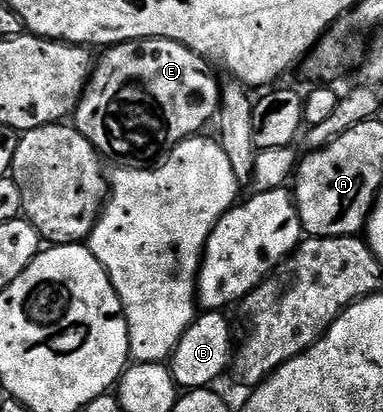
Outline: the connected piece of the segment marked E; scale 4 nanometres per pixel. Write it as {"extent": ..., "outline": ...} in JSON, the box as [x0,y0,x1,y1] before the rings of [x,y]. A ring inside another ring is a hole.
{"extent":[74,39,221,168],"outline":[[[132,39],[107,48],[101,55],[76,106],[74,126],[105,160],[113,159],[113,164],[121,167],[151,168],[179,143],[199,136],[200,130],[217,118],[221,84],[212,76],[209,60],[195,55],[186,45],[173,39]]]}

